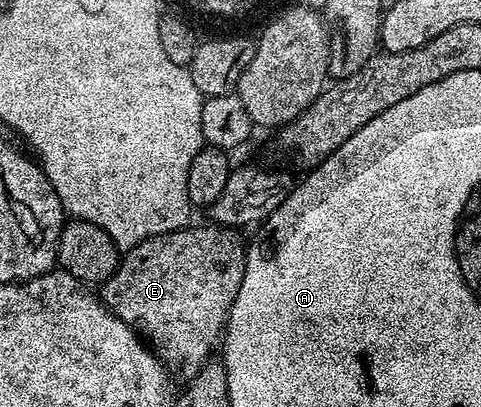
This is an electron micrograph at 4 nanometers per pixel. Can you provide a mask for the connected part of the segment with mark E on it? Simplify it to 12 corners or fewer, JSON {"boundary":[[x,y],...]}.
{"boundary":[[179,228],[127,249],[104,304],[173,377],[209,363],[246,240]]}

